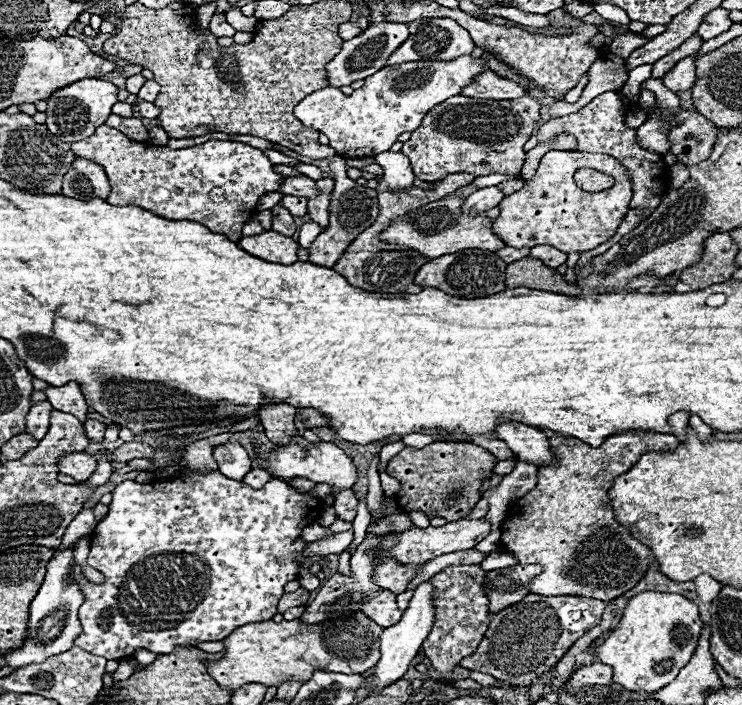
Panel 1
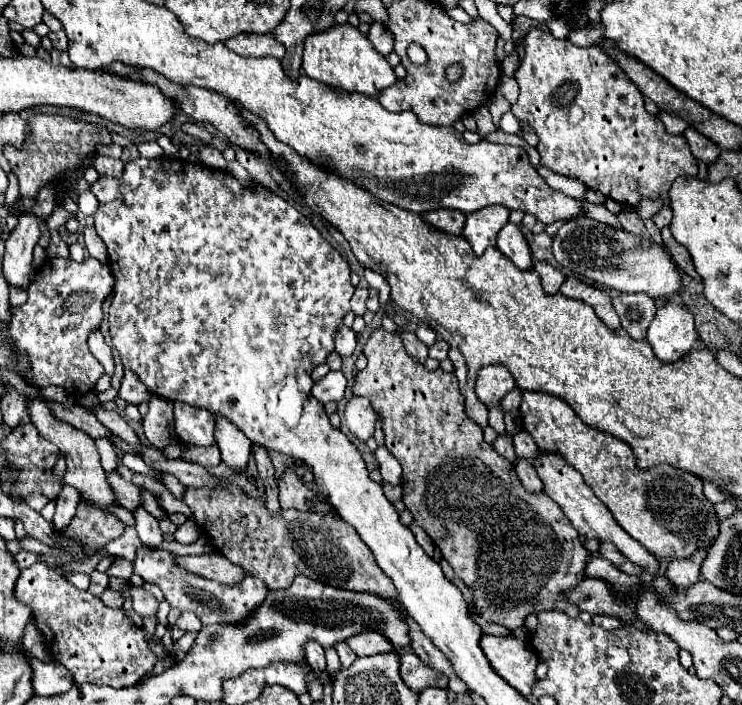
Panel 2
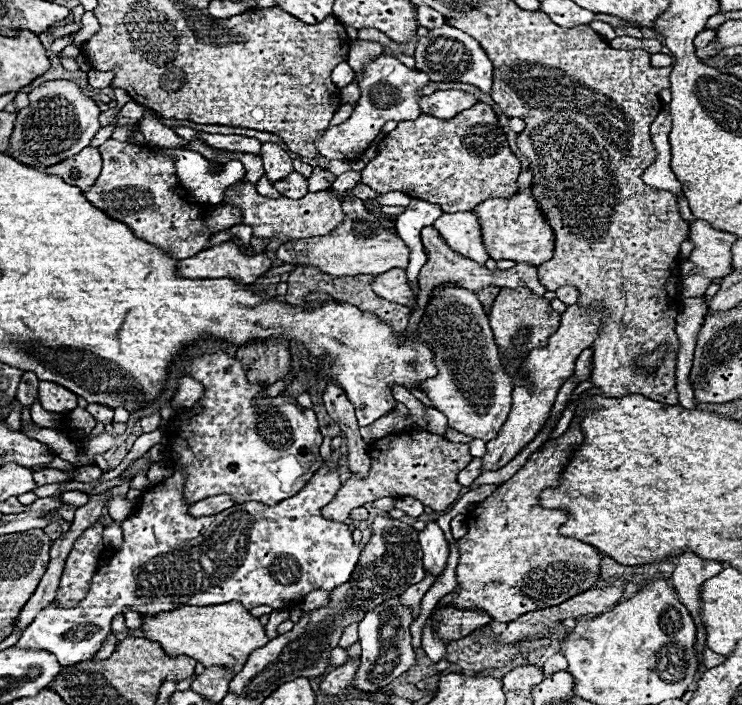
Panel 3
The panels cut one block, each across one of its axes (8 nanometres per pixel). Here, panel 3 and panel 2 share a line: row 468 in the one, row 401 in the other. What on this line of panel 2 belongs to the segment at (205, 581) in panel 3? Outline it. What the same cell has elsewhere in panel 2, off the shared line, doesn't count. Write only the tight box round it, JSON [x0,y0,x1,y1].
[312,370,346,404]

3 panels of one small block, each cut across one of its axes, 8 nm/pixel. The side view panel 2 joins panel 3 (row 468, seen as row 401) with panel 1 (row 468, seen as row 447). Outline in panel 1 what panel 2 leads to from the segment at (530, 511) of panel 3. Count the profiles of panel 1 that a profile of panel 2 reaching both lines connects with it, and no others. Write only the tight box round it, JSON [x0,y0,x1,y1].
[498,430,678,602]

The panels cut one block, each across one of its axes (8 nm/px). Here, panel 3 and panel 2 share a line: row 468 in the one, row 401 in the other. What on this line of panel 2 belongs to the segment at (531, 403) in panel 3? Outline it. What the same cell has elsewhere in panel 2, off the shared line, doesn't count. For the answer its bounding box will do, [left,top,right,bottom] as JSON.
[474,364,516,436]

